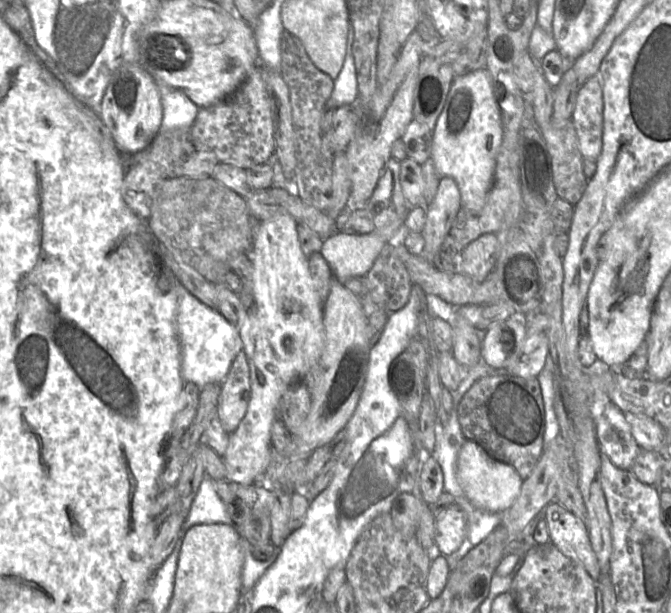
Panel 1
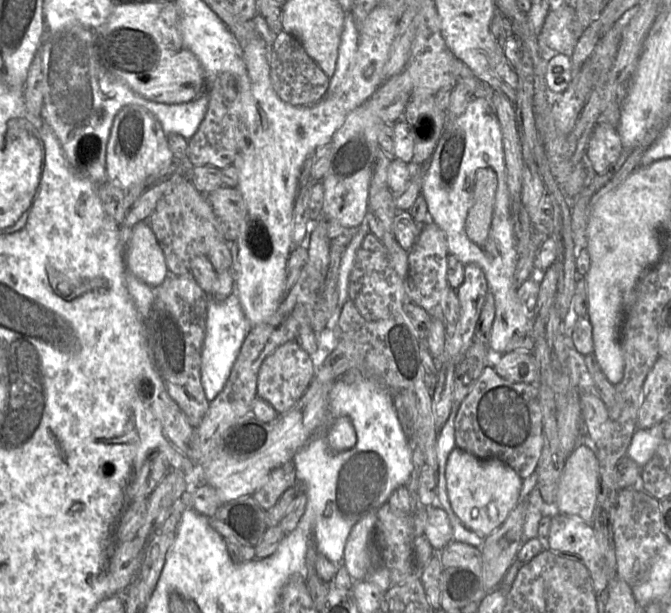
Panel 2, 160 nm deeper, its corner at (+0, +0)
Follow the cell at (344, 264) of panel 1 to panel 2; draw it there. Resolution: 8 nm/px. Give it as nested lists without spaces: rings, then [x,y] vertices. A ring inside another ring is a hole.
[[[474,97],[465,112],[444,128],[435,150],[427,162],[421,194],[424,196],[429,219],[445,233],[448,252],[465,266],[475,263],[483,270],[488,292],[494,296],[496,313],[490,336],[490,350],[495,357],[506,352],[514,335],[532,329],[532,319],[524,310],[513,280],[518,252],[515,247],[514,223],[507,186],[507,172],[502,131],[491,102]],[[491,168],[496,172],[496,190],[491,228],[485,242],[477,244],[466,232],[466,217],[473,203],[474,181],[478,170]]]

